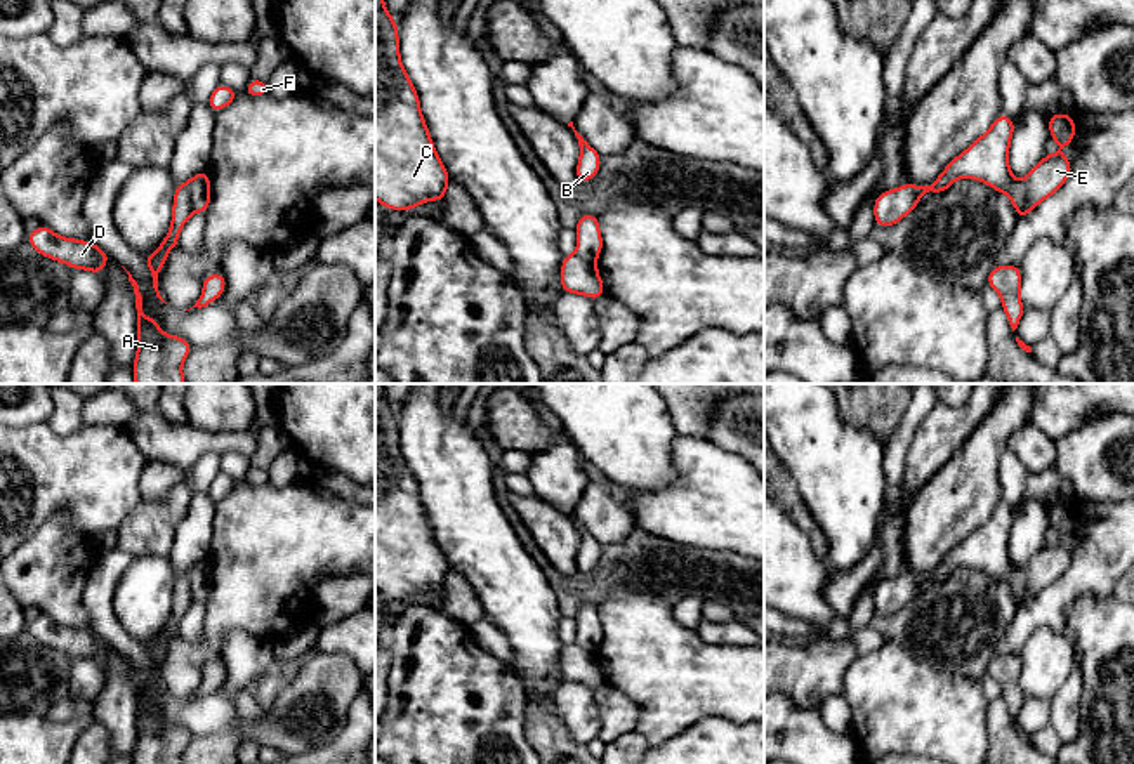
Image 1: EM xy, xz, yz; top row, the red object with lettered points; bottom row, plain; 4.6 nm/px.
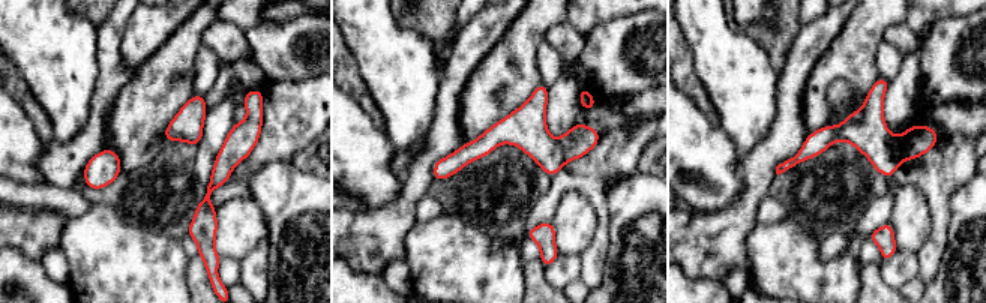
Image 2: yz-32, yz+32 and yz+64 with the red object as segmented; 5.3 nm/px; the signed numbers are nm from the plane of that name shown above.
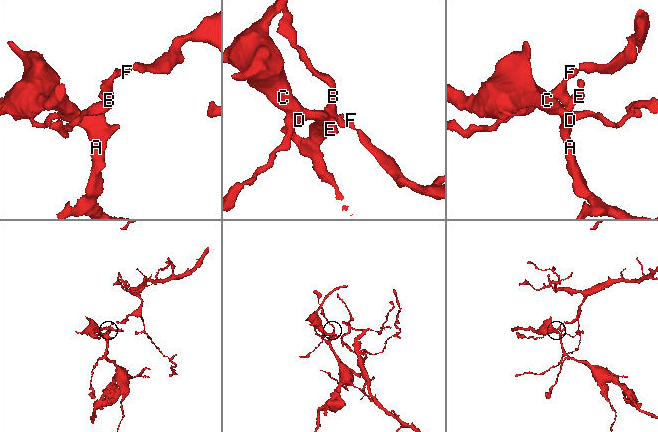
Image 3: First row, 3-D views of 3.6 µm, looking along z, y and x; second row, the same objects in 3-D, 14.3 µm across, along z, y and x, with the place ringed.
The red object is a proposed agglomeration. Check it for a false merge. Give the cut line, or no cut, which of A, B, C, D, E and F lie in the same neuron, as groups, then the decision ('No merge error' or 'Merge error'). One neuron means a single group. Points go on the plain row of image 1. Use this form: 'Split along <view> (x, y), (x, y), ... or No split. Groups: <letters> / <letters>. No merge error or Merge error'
Split along yz (1027, 570), (1023, 594), (1016, 601). Groups: A C D E / B F. Merge error

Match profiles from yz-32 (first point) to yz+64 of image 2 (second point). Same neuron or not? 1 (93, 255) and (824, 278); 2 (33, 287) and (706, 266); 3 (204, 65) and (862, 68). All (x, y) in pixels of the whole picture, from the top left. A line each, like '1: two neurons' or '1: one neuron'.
1: one neuron
2: two neurons
3: two neurons

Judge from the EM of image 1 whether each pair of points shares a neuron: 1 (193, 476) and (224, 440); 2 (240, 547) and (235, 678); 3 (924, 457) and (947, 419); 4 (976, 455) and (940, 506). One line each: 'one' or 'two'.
1: two
2: two
3: one
4: one

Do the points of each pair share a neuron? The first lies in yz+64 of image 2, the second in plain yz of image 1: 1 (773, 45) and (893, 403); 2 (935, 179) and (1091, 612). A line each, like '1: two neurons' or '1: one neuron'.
1: one neuron
2: two neurons

